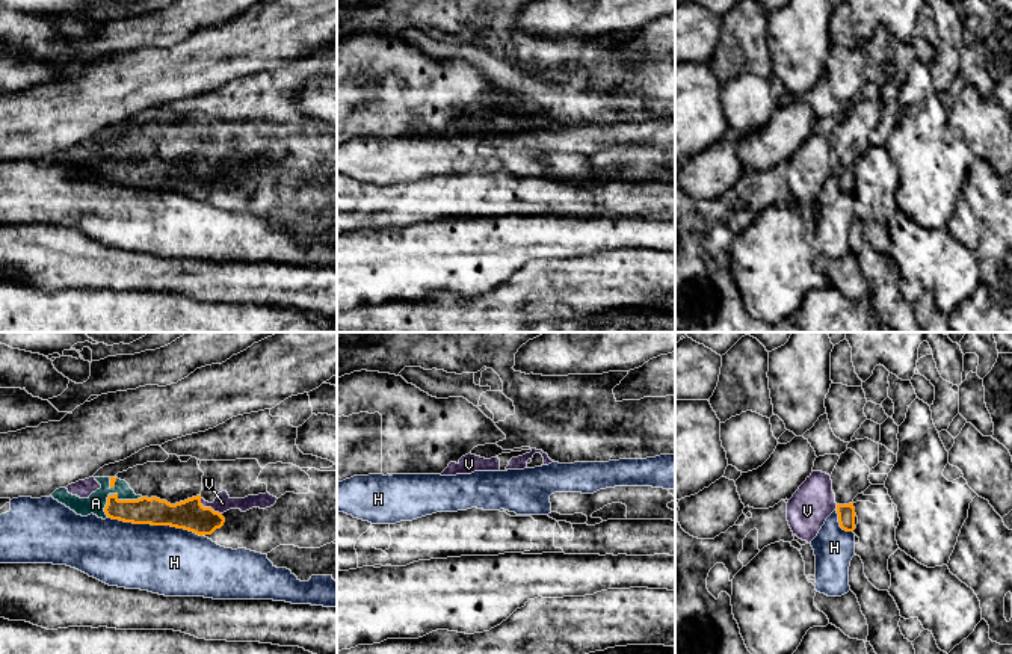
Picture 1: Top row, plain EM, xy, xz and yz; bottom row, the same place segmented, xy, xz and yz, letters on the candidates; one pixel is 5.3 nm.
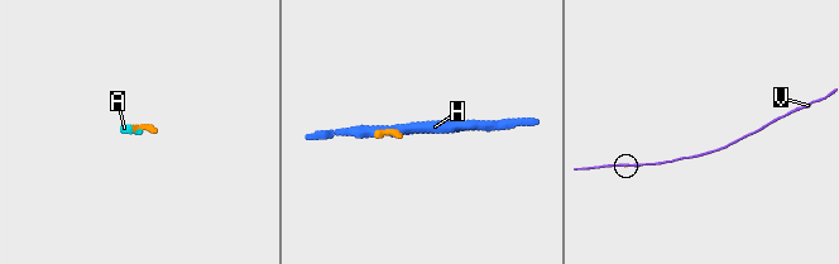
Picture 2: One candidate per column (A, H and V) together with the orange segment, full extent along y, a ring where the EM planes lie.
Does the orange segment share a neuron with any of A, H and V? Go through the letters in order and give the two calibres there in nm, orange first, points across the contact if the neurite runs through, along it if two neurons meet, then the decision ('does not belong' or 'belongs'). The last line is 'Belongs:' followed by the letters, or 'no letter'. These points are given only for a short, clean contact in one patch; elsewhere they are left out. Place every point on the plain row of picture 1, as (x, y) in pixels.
A: 150 nm thick on the orange side, 100 nm on the other; belongs
H: 160 nm thick on the orange side, 360 nm on the other; does not belong
V: 160 nm thick on the orange side, 90 nm on the other; does not belong
Belongs: A

